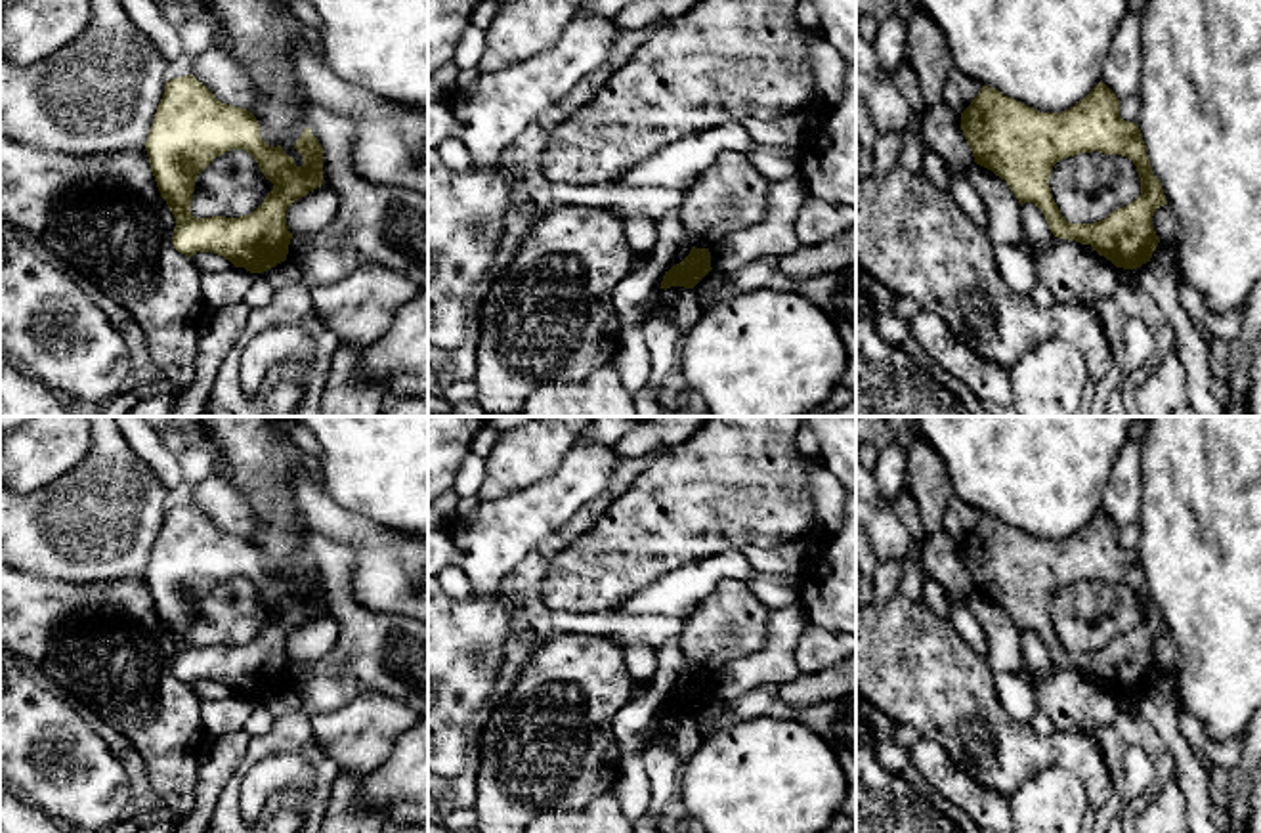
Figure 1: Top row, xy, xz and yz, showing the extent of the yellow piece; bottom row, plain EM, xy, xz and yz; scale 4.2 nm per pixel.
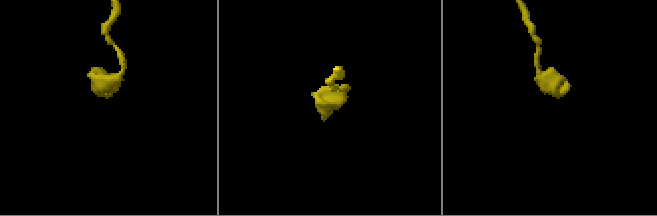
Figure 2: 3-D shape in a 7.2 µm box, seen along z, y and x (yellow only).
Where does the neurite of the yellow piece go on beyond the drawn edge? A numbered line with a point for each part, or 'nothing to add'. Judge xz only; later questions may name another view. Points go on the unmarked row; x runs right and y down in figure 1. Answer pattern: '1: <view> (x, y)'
nothing to add

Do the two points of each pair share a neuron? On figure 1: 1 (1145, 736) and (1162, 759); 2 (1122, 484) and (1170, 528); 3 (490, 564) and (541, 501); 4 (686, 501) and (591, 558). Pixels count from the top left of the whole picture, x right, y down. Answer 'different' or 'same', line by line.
1: same
2: different
3: same
4: same

